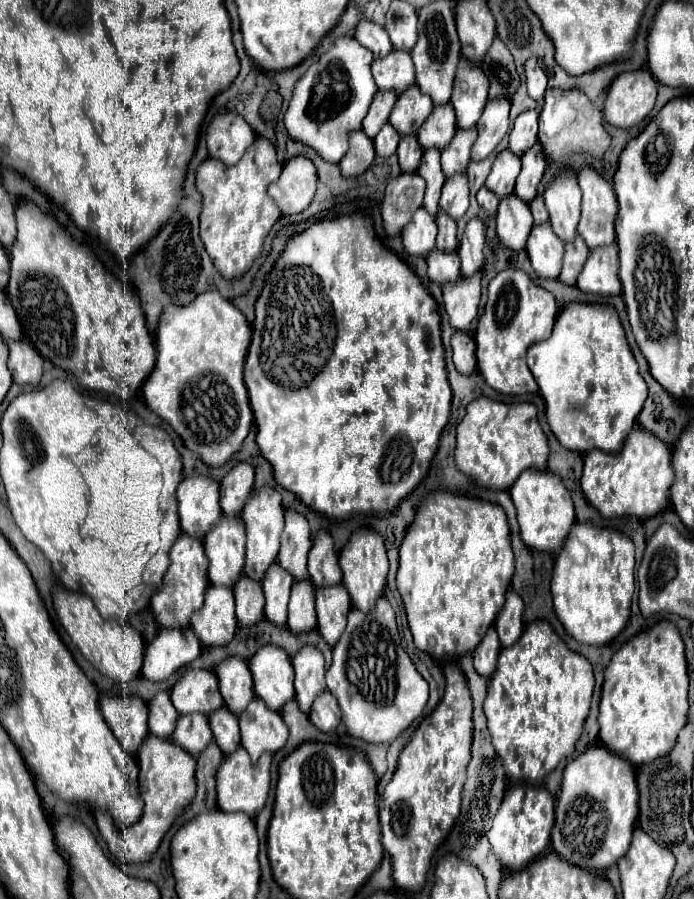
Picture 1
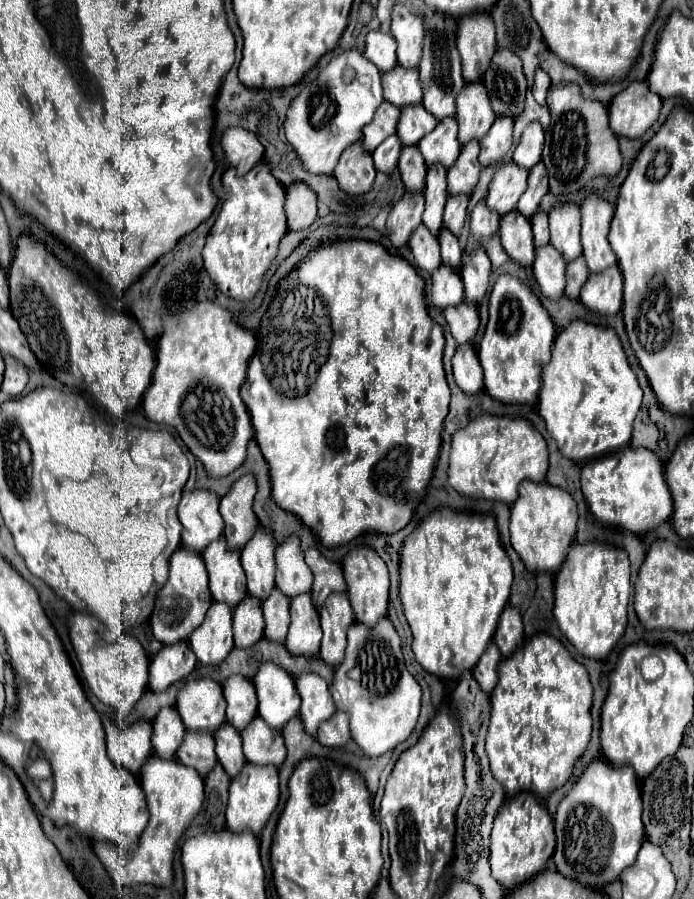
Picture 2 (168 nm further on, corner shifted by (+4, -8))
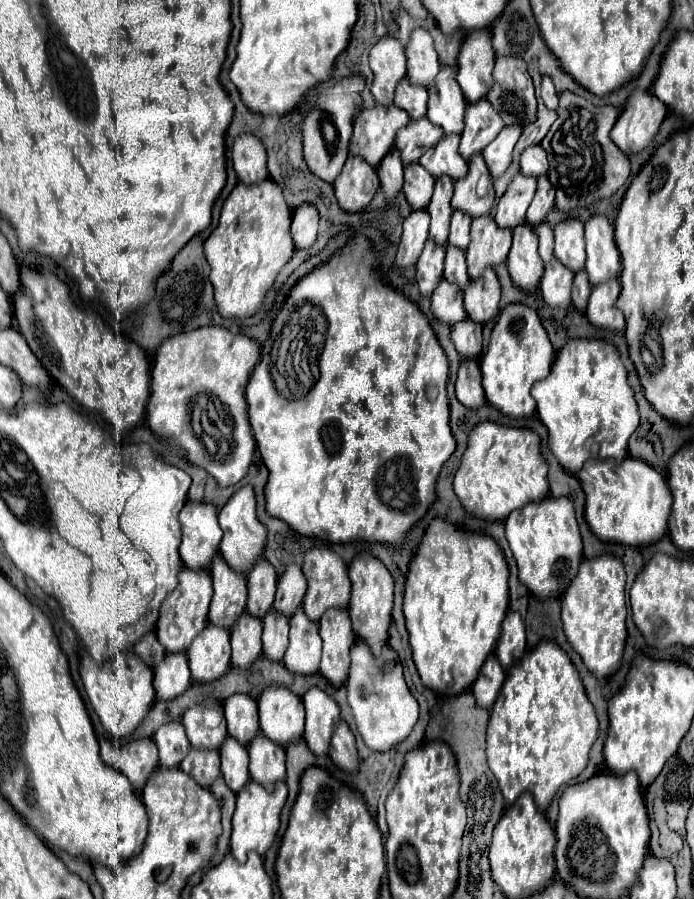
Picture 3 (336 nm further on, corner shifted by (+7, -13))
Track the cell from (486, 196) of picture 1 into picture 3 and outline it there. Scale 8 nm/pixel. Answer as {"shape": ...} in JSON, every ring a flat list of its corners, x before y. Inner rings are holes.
{"shape":[[491,216,473,218,471,242,465,250,471,278,479,278,487,266,497,266,507,260,511,248,511,230,499,228]]}

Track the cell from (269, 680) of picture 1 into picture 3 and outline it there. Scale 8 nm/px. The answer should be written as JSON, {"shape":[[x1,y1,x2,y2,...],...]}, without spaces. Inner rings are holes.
{"shape":[[273,684,273,688,265,688,265,692,261,692,257,704,261,732,269,736,269,740,285,746,303,736,305,710,299,696]]}

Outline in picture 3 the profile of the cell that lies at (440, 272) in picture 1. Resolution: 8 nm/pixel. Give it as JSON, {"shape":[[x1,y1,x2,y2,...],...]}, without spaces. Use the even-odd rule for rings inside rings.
{"shape":[[447,280,437,284,435,292,431,294,431,312,445,324,455,324,467,318,463,308,463,292,457,288,457,284,449,284]]}

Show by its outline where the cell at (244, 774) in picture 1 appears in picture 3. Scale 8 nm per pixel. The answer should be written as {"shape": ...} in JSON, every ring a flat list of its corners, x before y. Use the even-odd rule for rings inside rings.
{"shape":[[249,780,241,792,237,792,237,804,233,814,233,834,231,834,231,854,239,860,247,860,247,852,255,850,261,856,267,852,271,842,275,840,275,834,279,830,279,816,287,800,287,786,277,784,277,788,265,788,263,784,257,784,255,780]]}

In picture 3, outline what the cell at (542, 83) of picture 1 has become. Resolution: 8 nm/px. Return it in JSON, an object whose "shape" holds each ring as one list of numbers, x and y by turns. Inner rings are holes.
{"shape":[[549,76,541,78,541,98,549,110,557,108,557,92,555,92,555,86]]}

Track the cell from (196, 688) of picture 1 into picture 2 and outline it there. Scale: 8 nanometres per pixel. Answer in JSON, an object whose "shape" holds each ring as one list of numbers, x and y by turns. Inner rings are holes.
{"shape":[[196,679,180,689,176,709,188,731,214,733,226,723,222,687,212,679]]}

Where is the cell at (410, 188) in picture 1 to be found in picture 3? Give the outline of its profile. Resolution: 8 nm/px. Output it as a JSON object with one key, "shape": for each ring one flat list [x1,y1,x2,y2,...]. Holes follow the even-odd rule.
{"shape":[[413,210,403,220,403,234,397,250,397,266,411,266,417,262,423,244,427,240,429,228,429,214,427,210]]}

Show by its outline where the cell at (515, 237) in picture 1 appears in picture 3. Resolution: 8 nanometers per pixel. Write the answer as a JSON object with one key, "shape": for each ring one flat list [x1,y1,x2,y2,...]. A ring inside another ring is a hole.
{"shape":[[529,224,513,228,513,246,507,256,507,268,513,282,523,290,535,290,543,272,543,260,537,254,537,236]]}

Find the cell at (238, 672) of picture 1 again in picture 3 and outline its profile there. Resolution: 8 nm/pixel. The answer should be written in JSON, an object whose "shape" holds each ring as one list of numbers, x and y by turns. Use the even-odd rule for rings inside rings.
{"shape":[[233,694,223,702,229,736,239,744,249,744,253,736,259,734,259,716,257,702,245,694]]}

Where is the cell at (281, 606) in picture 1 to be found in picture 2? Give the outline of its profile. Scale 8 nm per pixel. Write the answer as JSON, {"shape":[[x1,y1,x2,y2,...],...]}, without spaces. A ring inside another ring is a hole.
{"shape":[[274,589,272,595,266,601,262,601,262,611,266,619,266,627,264,627,266,639,284,643,290,625,288,609,290,609,290,599,280,589]]}

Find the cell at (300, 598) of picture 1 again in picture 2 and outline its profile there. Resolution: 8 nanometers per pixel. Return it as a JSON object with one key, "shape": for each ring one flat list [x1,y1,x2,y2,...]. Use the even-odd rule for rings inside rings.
{"shape":[[310,593,298,595,290,601,290,631,284,641,292,655,308,655,316,657,320,653,322,629,320,629,320,615,310,601]]}

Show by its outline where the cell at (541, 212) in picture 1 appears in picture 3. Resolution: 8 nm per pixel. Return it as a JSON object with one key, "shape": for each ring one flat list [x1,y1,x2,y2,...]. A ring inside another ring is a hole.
{"shape":[[547,222,537,224,537,228,533,228,533,230,539,238,539,256,543,258,543,262,549,262,553,258,553,230]]}

